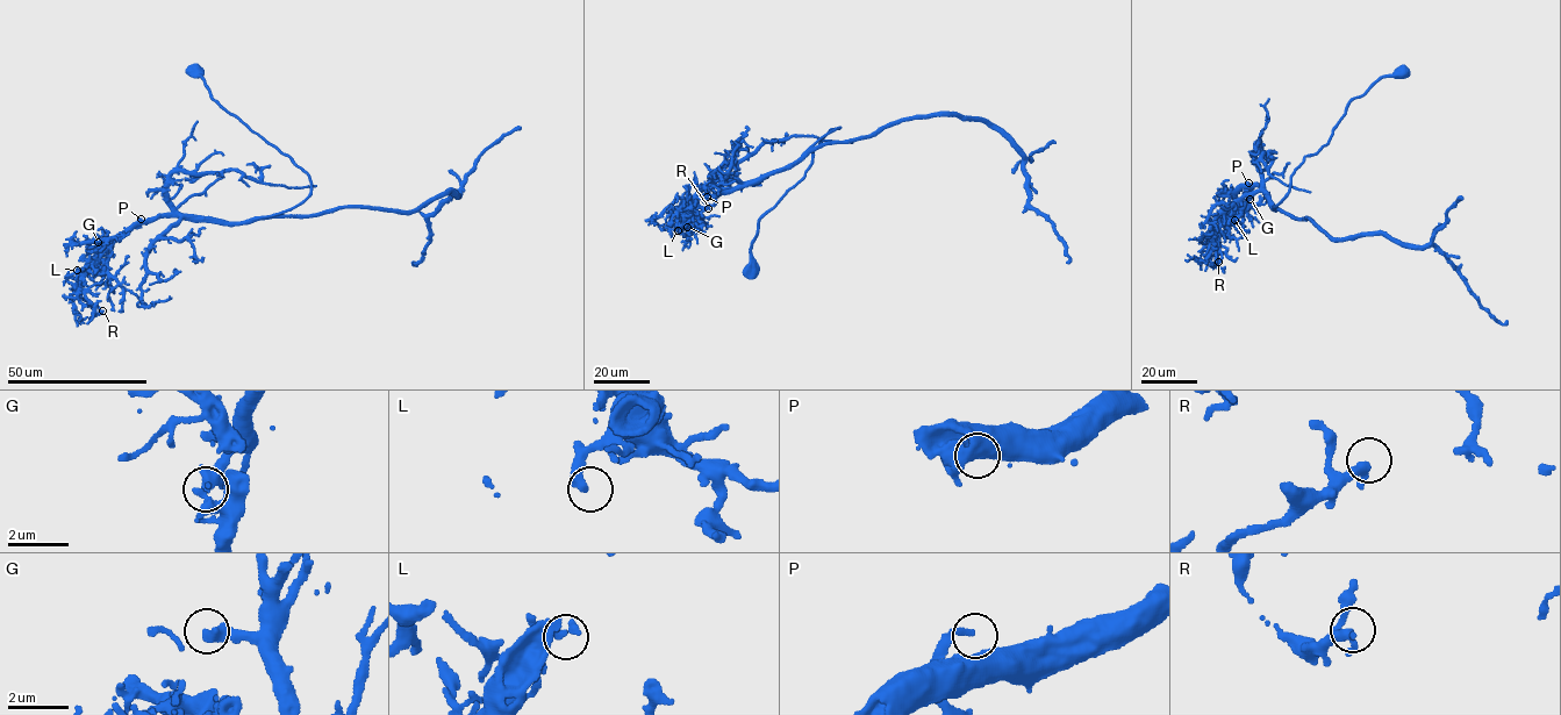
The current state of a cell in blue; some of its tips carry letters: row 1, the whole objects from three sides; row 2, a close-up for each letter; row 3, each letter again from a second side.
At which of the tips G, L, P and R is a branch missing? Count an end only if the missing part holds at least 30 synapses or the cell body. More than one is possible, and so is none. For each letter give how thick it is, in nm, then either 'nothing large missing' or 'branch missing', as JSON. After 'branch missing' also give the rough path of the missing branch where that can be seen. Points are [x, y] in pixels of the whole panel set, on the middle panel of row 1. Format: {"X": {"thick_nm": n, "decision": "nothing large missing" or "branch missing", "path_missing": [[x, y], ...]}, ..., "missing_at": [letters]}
{"G": {"thick_nm": 480, "decision": "branch missing"}, "L": {"thick_nm": 320, "decision": "nothing large missing"}, "P": {"thick_nm": 180, "decision": "nothing large missing"}, "R": {"thick_nm": 360, "decision": "nothing large missing"}, "missing_at": ["G"]}

